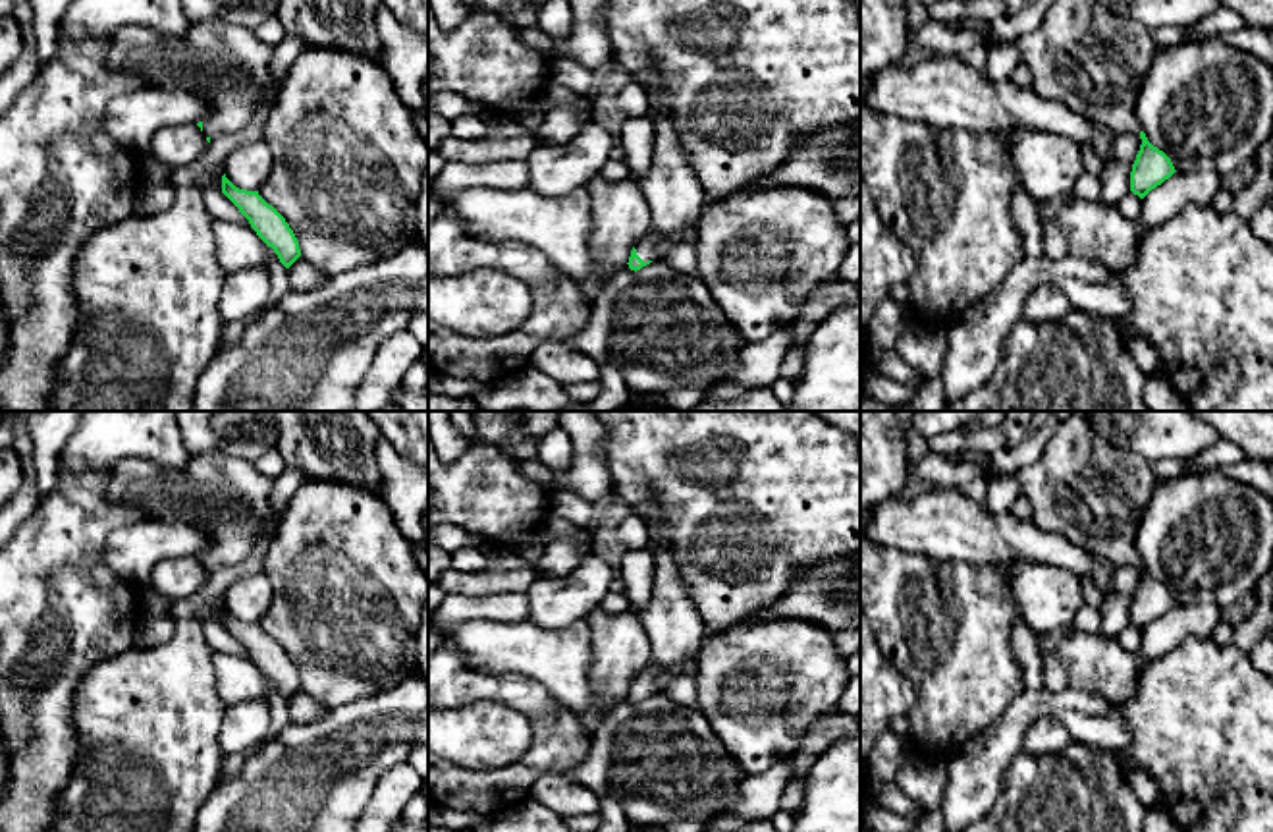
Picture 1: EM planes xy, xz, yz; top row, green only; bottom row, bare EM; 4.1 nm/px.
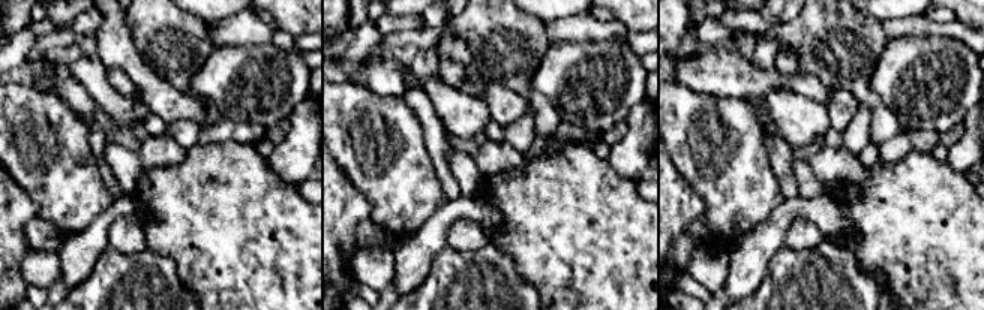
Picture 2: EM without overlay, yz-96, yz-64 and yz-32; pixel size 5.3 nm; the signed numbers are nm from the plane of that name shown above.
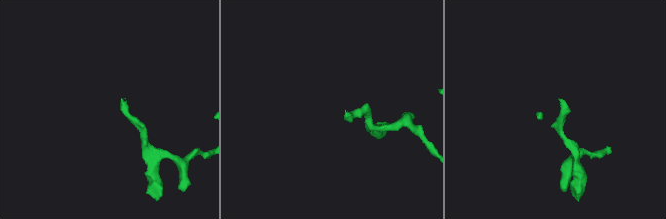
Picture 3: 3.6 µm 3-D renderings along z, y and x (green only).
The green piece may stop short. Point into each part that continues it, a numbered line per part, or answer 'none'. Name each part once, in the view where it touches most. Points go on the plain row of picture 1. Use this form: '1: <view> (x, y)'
1: xz (652, 678)

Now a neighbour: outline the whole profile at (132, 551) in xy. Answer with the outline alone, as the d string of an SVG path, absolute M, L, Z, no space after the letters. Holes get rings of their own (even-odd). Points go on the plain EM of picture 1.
M145 519L116 529L100 560L118 577L147 585L156 564L177 556L199 556L204 546L204 535L193 525Z

